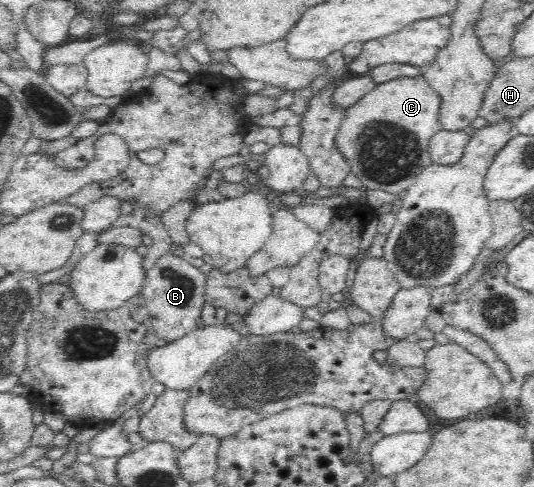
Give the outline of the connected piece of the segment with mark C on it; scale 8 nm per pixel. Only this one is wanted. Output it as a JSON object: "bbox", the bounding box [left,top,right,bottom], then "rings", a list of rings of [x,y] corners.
{"bbox":[335,75,442,196],"rings":[[[419,75],[378,84],[347,109],[335,142],[363,188],[402,196],[415,184],[417,176],[432,164],[429,146],[432,136],[442,129],[440,108],[441,95]]]}

